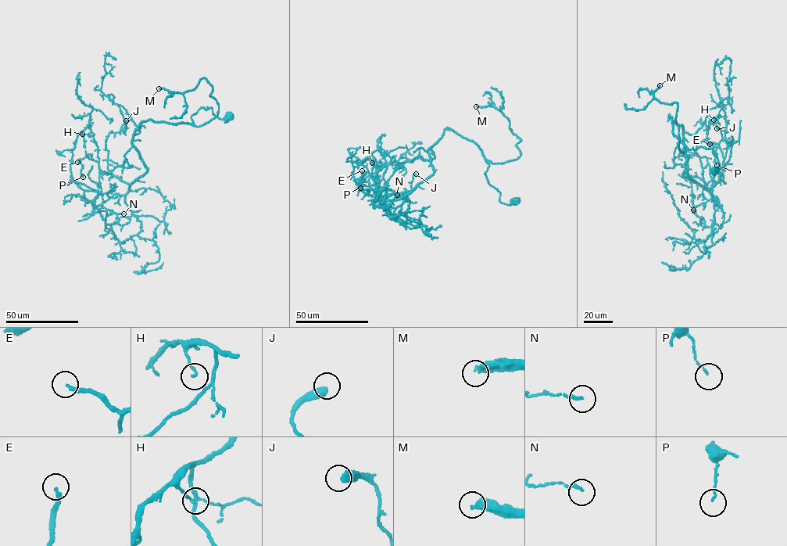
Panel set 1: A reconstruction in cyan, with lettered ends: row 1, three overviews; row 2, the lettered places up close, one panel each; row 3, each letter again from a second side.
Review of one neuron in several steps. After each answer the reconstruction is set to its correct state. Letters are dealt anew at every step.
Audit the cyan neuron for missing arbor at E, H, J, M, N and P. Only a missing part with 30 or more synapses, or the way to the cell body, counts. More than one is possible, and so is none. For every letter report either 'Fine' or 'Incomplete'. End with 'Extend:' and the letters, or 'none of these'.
E: Incomplete
H: Fine
J: Fine
M: Incomplete
N: Fine
P: Fine
Extend: E, M

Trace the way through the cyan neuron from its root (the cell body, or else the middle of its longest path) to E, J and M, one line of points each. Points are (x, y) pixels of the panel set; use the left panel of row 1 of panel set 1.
E: (228, 114), (202, 107), (193, 123), (143, 121), (132, 145), (147, 172), (130, 184), (87, 156), (77, 162)
J: (228, 114), (143, 121), (132, 145), (147, 172), (129, 184), (108, 170), (105, 144), (126, 120)
M: (228, 114), (218, 118), (202, 107), (189, 123), (201, 126), (217, 114), (205, 78), (184, 92), (159, 88)

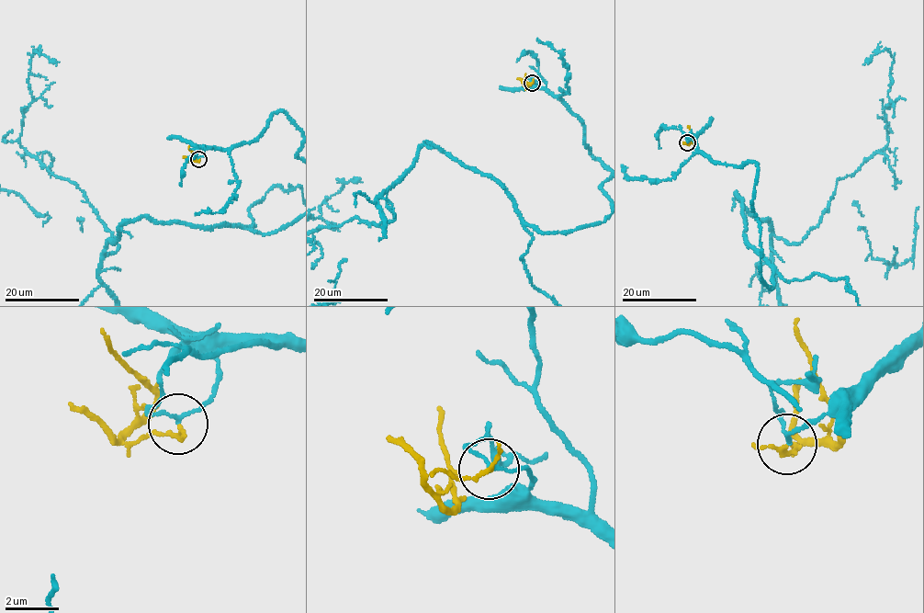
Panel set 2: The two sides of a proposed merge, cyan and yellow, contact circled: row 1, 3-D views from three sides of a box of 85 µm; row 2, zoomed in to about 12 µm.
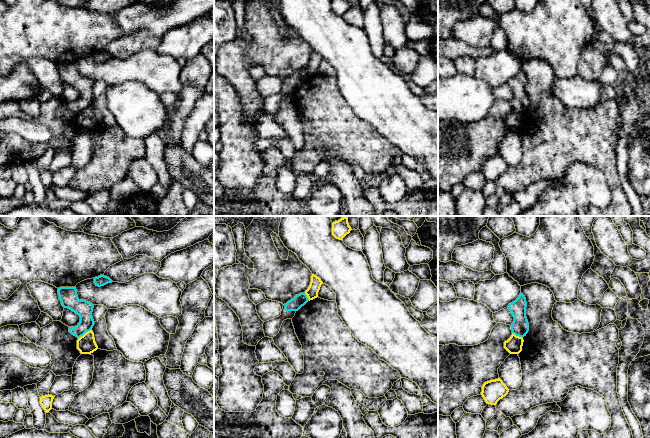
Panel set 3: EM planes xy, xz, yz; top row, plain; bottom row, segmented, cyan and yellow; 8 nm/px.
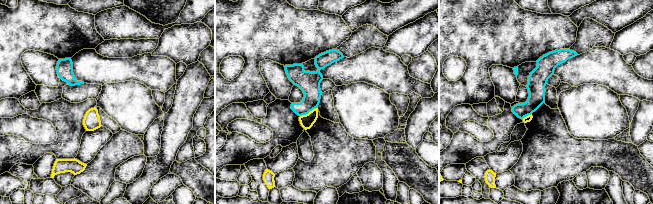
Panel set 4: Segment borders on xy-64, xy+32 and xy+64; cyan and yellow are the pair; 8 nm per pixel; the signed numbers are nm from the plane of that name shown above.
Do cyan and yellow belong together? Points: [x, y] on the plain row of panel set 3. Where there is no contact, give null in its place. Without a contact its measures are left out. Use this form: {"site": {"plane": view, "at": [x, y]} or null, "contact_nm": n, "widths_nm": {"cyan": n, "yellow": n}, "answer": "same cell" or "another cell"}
{"site": {"plane": "xy", "at": [84, 109]}, "contact_nm": 130, "widths_nm": {"cyan": 140, "yellow": 150}, "answer": "another cell"}

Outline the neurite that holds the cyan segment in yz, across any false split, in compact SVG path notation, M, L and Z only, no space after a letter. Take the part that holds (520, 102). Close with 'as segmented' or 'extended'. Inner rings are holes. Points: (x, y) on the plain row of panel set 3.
M520 69L519 73L508 81L514 97L511 101L512 109L519 113L524 113L529 107L529 99L526 93L527 78L525 72Z | as segmented

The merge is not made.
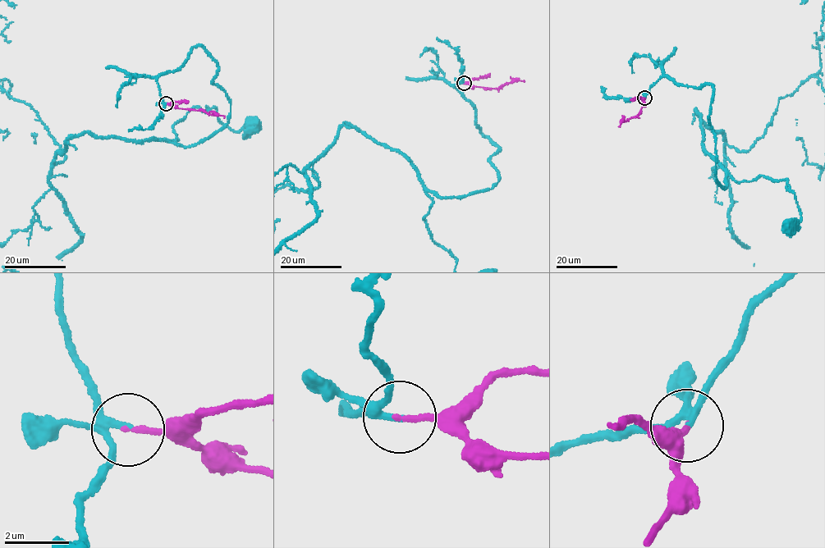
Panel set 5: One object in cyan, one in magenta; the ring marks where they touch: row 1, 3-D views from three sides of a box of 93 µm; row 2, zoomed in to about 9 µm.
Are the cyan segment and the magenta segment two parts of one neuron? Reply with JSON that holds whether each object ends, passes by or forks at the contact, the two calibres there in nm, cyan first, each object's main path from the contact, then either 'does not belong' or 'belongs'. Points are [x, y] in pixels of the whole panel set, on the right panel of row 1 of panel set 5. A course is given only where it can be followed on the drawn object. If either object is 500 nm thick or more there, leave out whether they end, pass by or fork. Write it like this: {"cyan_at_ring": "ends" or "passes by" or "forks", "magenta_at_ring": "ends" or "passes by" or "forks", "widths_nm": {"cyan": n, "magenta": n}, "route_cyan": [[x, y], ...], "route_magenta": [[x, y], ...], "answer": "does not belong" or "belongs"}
{"cyan_at_ring": "forks", "magenta_at_ring": "ends", "widths_nm": {"cyan": 130, "magenta": 170}, "route_cyan": [[644, 98], [662, 76], [713, 86], [716, 178], [785, 180], [790, 221]], "route_magenta": [[644, 98], [639, 114], [622, 121], [619, 126]], "answer": "belongs"}

